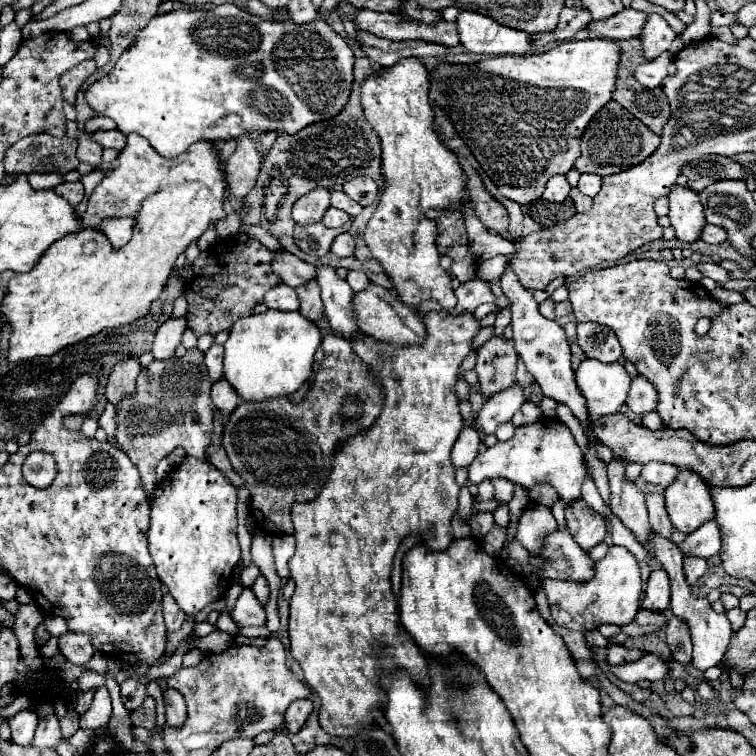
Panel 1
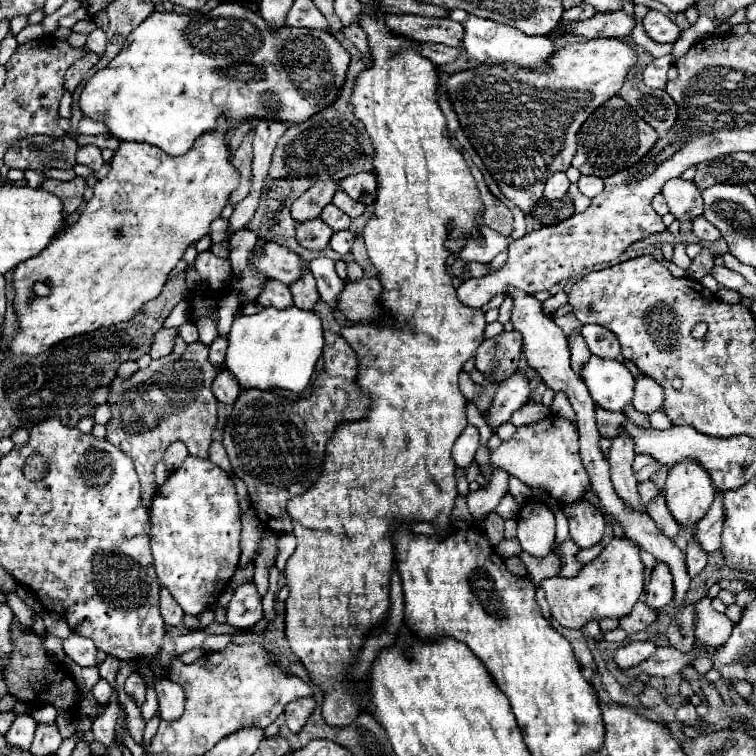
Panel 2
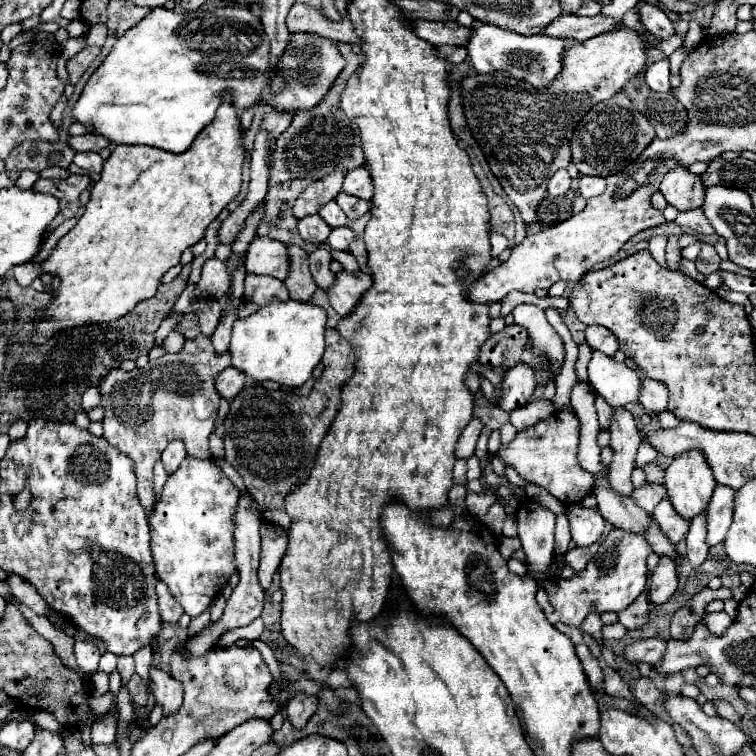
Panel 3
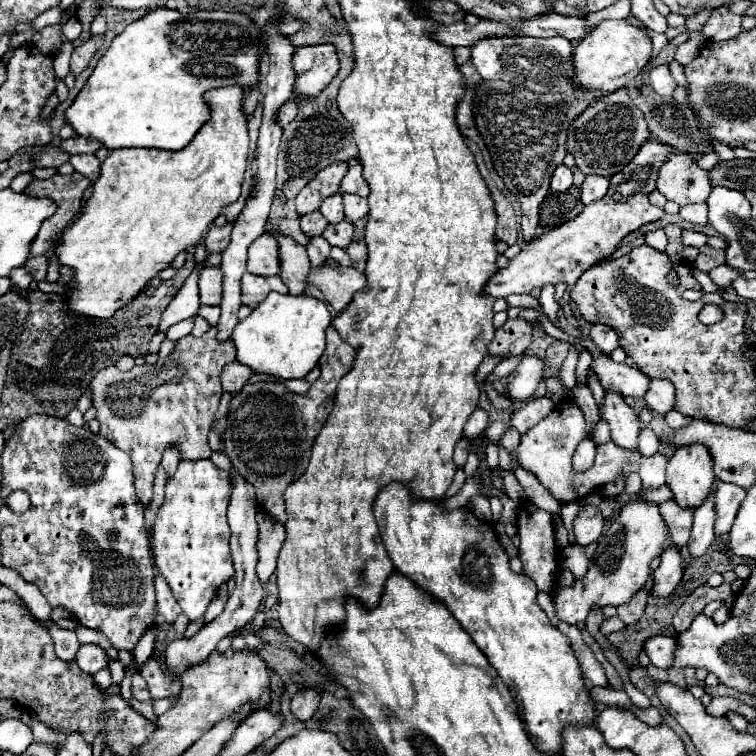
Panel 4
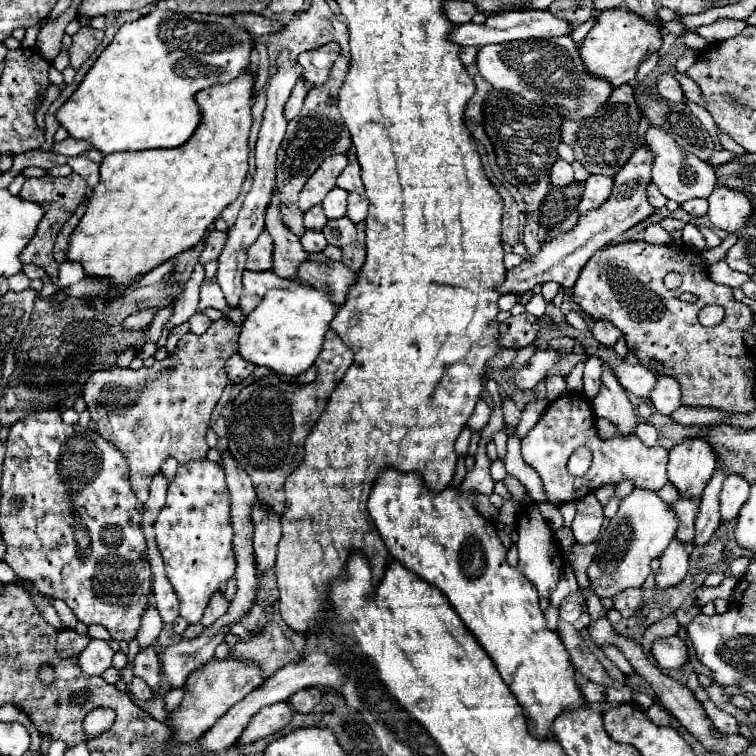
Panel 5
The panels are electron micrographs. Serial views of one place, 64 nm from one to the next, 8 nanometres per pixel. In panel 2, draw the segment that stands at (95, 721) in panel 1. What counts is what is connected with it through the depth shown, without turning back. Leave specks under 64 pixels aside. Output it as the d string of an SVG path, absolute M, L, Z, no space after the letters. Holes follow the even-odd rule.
M100 680L94 688L92 688L92 694L96 698L96 704L98 706L108 706L110 704L110 686L106 684L106 680Z

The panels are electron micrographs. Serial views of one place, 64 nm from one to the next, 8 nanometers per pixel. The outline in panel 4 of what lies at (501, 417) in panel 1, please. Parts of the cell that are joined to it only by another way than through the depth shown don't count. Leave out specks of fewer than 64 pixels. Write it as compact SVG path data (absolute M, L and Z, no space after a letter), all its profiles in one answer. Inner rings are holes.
M524 356L520 364L514 368L514 372L508 376L506 396L512 402L528 400L534 394L538 382L542 380L542 370L544 362L538 356Z

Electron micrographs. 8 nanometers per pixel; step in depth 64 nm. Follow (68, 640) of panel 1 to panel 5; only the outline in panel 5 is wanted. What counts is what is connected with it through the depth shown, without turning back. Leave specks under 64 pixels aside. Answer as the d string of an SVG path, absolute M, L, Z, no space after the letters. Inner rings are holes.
M90 640L90 644L78 654L78 664L86 674L100 674L112 664L112 648L104 640Z

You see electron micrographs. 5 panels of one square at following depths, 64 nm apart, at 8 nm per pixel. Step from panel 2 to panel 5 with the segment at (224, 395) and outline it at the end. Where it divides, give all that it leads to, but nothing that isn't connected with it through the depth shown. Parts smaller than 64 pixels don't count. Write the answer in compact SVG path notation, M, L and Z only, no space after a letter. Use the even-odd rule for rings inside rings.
M238 354L228 358L226 362L226 374L228 374L228 384L240 384L244 378L248 378L254 372L254 366L246 360L242 360Z

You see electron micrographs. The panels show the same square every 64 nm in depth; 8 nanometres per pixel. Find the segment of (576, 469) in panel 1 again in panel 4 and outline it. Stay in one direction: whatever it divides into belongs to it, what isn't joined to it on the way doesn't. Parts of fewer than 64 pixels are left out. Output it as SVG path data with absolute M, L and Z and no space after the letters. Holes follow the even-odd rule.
M564 400L556 406L554 412L550 412L542 422L538 422L534 428L528 432L520 434L520 444L514 450L514 458L520 468L528 470L538 478L538 482L550 490L550 494L566 504L566 502L578 502L584 496L600 490L604 484L614 480L618 474L632 474L638 472L642 476L642 486L644 488L658 488L664 484L664 468L666 468L666 458L658 452L650 458L644 458L636 452L624 452L624 448L616 446L614 442L606 442L598 446L596 462L590 470L578 472L572 468L572 454L576 446L582 442L586 434L586 420L580 412L580 408L572 400Z

